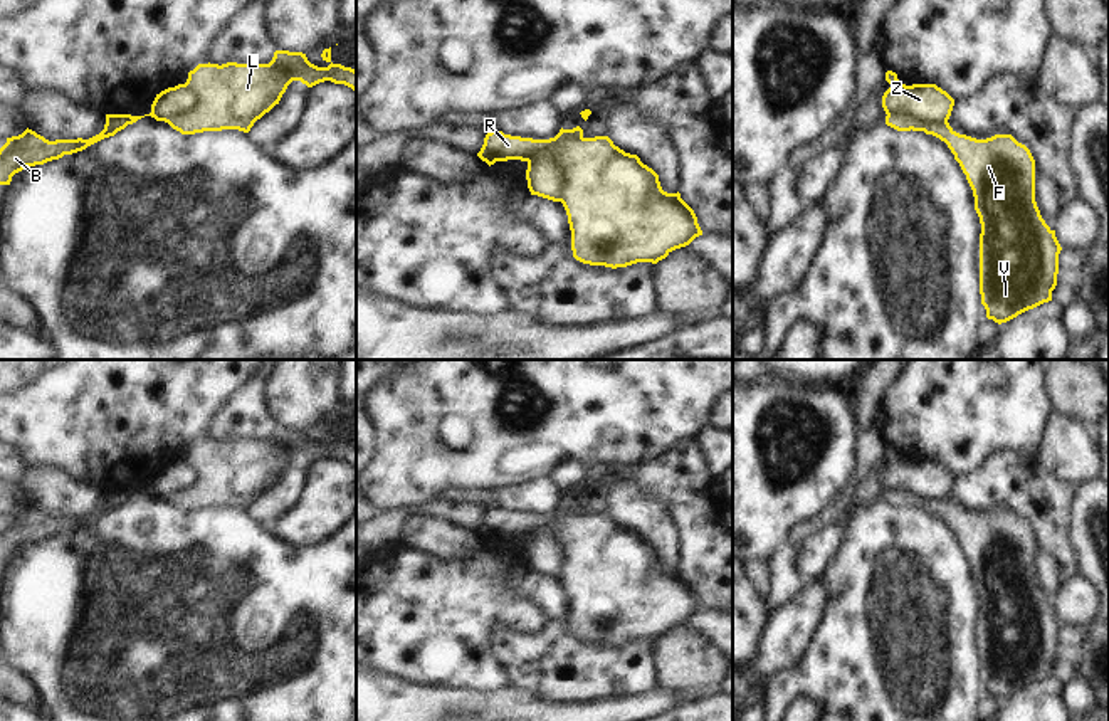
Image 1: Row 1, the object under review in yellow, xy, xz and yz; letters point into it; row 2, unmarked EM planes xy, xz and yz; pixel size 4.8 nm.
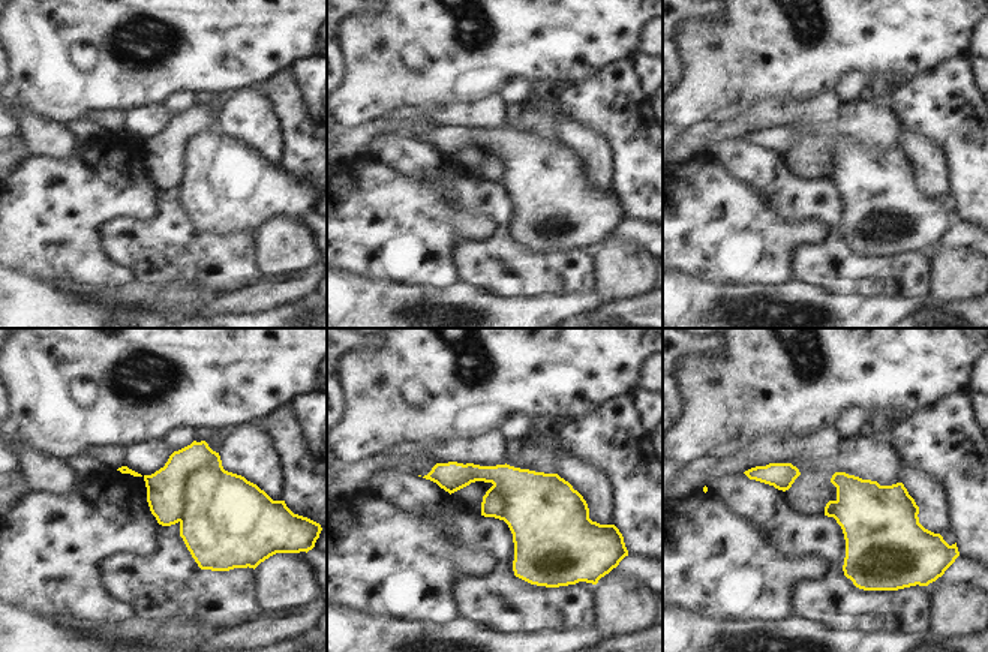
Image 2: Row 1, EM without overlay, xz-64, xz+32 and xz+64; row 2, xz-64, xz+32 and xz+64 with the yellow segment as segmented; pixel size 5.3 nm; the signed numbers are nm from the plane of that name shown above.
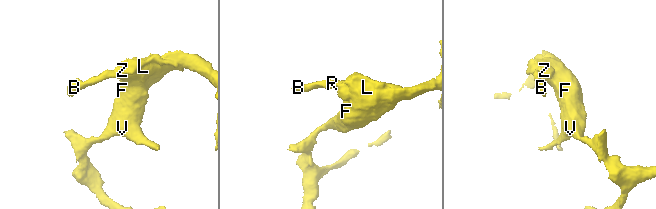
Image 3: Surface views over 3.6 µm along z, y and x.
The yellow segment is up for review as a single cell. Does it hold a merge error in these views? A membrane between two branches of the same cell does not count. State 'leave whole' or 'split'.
split

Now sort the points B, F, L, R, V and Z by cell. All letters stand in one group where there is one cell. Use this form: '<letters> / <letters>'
B F L R V / Z

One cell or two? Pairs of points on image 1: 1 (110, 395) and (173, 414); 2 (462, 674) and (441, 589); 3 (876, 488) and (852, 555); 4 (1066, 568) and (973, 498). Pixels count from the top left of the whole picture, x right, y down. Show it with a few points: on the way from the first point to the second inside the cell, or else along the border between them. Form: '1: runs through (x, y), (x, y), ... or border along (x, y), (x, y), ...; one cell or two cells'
1: runs through (125, 395), (147, 395), (158, 400); one cell
2: runs through (457, 652), (441, 634), (441, 610); one cell
3: border along (884, 498), (862, 508), (852, 518), (844, 536); two cells
4: runs through (1051, 540), (1051, 531), (1017, 498), (1002, 498); one cell

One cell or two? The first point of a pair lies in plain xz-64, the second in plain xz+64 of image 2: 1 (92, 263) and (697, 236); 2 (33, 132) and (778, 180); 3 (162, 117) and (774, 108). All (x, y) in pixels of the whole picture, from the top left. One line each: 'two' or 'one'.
1: one
2: one
3: one

